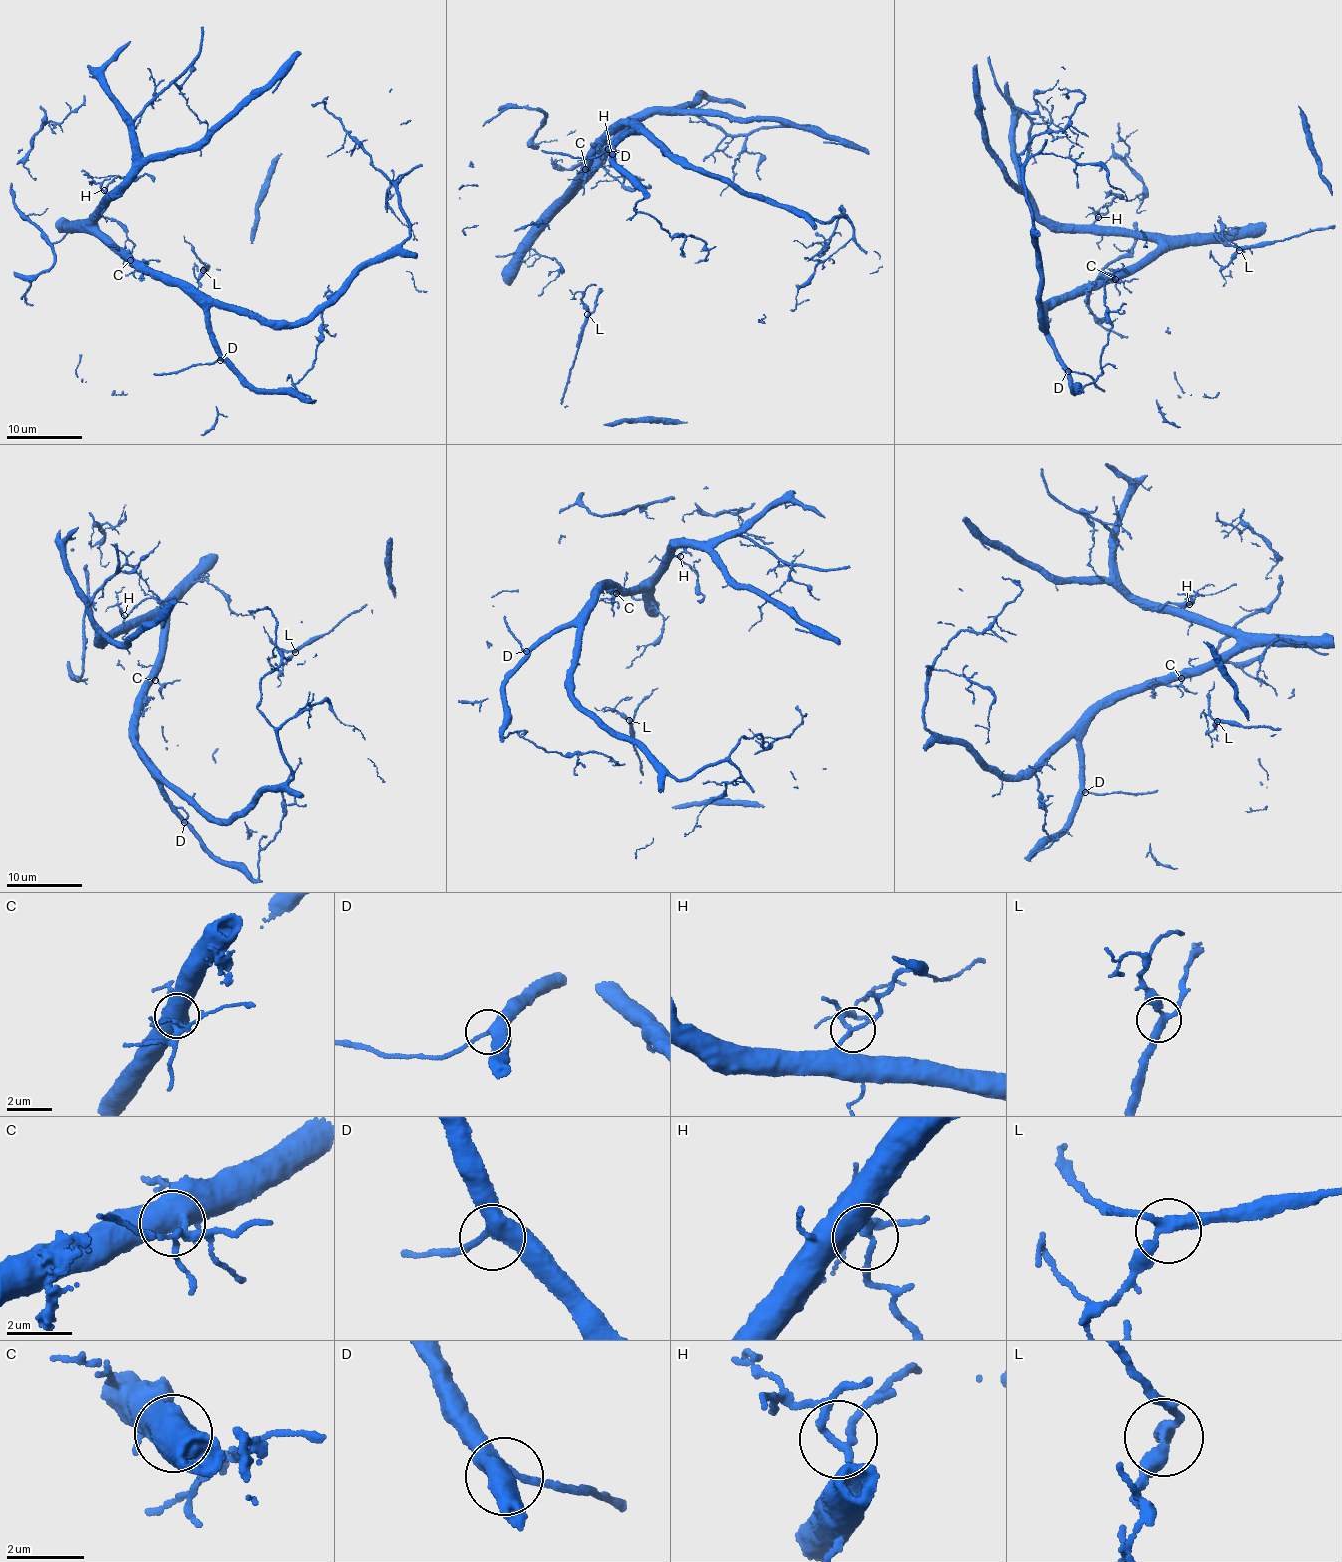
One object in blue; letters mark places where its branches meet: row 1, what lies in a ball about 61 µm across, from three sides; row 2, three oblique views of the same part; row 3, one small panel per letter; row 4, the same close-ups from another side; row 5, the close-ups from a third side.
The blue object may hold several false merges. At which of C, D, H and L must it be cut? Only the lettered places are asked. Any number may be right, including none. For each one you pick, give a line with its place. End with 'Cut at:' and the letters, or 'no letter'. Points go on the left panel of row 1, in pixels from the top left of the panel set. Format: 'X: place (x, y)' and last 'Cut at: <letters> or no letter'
Cut at: no letter

